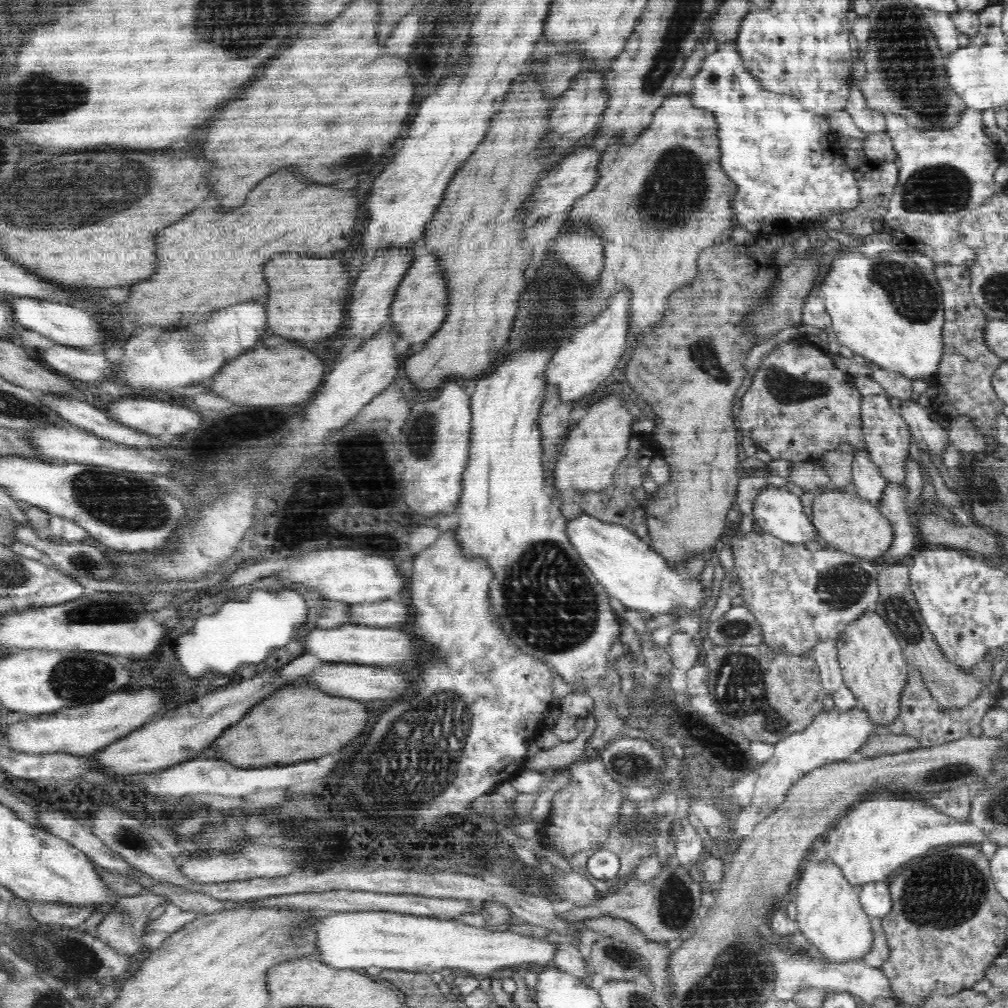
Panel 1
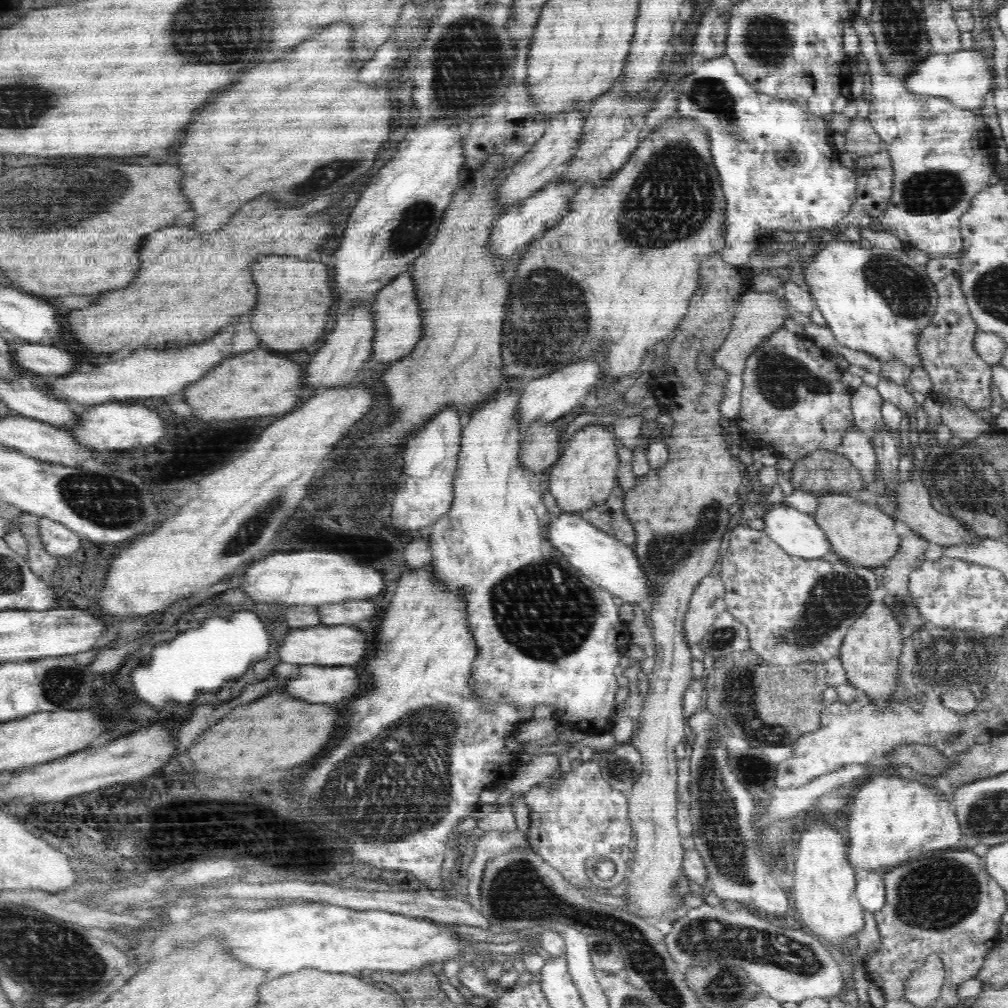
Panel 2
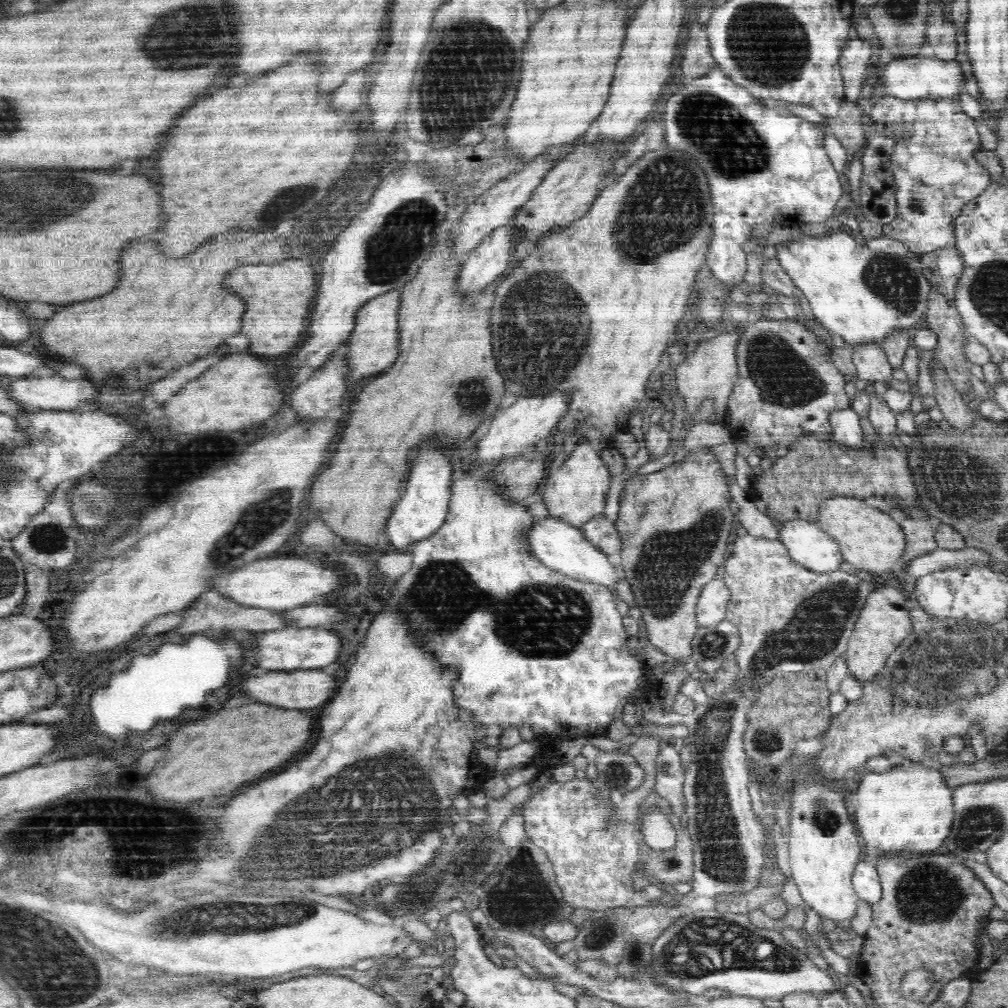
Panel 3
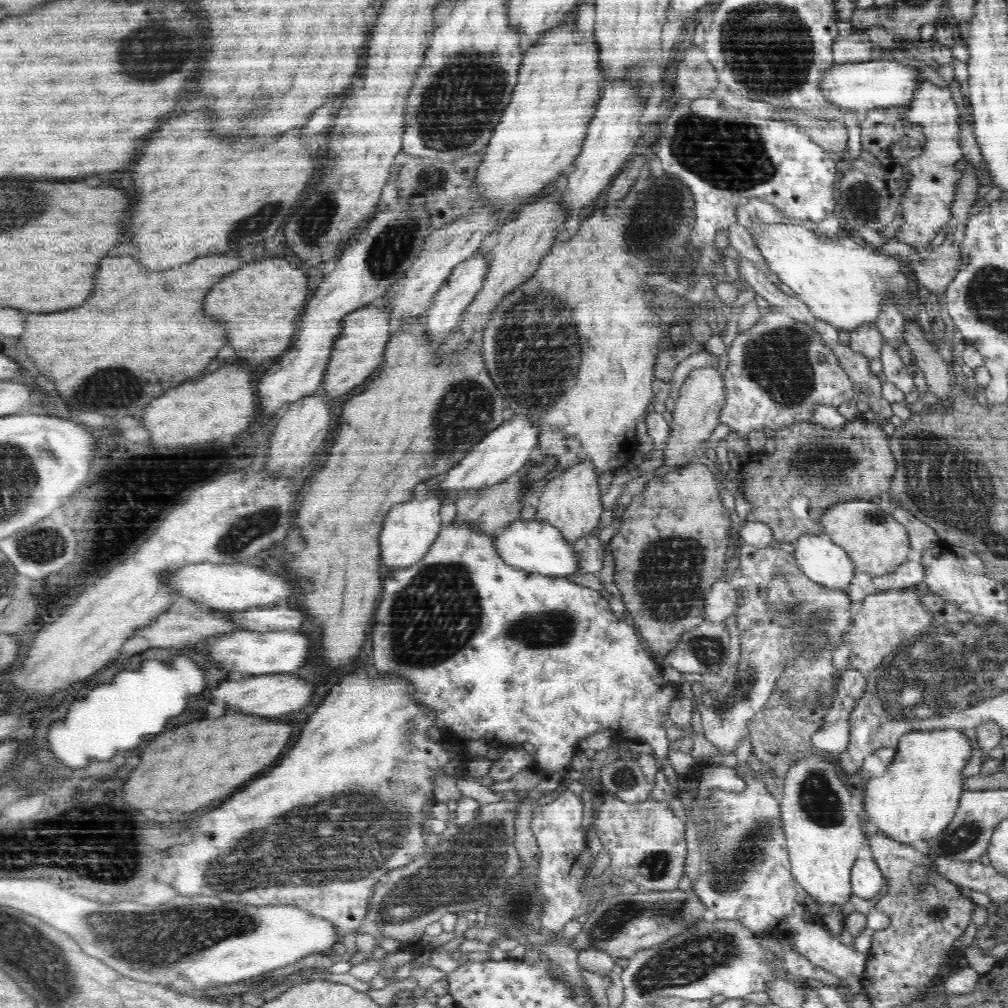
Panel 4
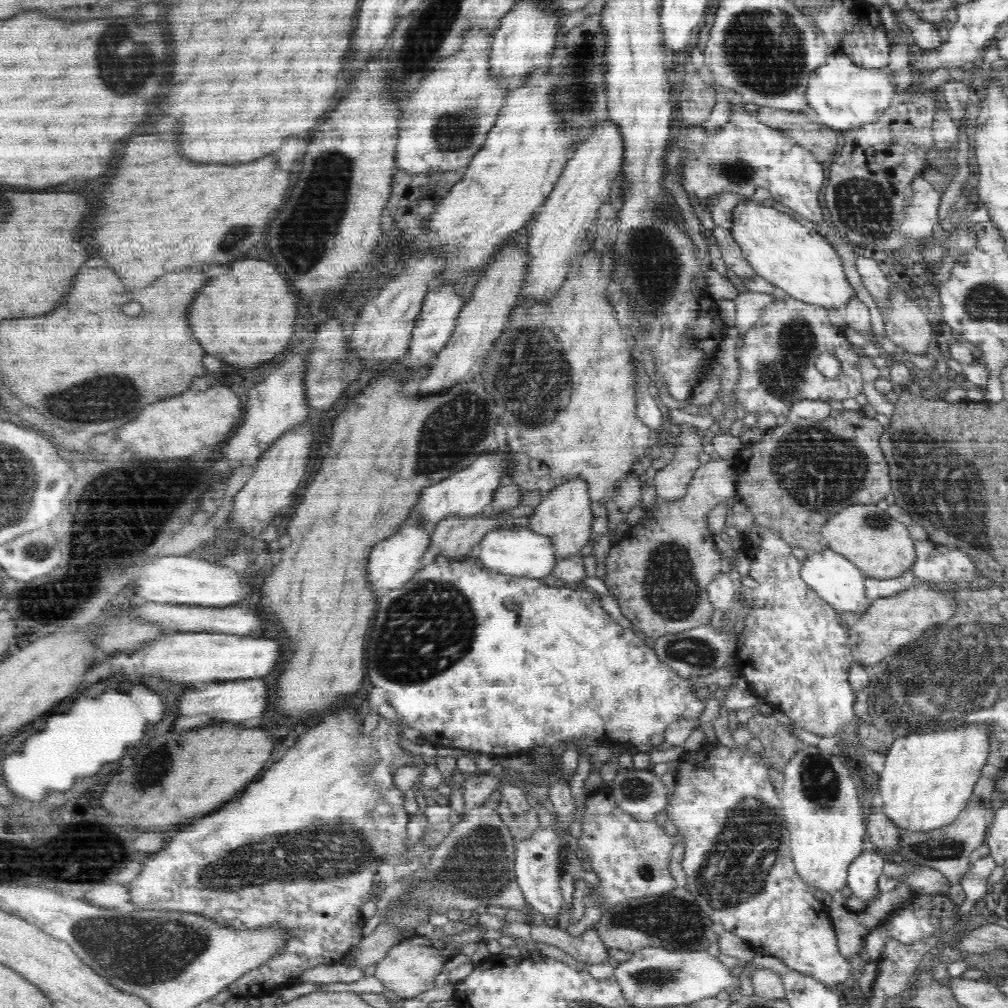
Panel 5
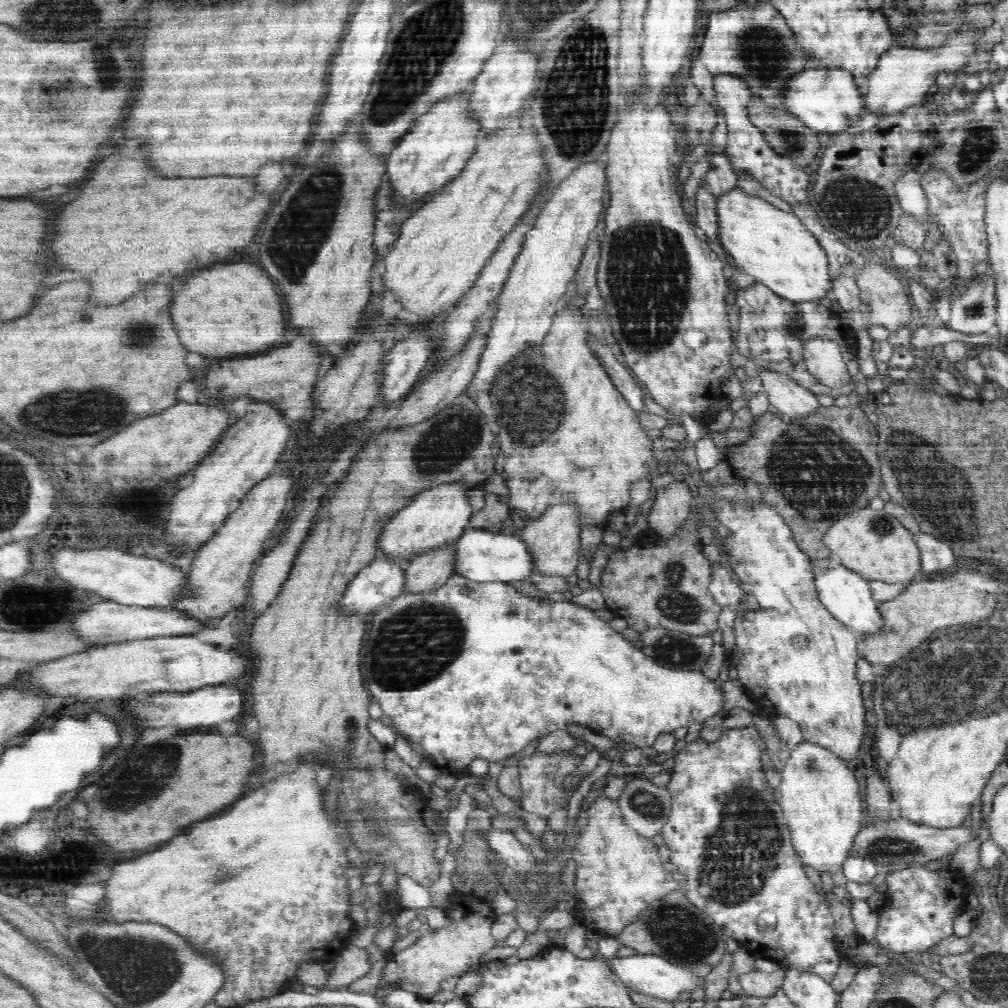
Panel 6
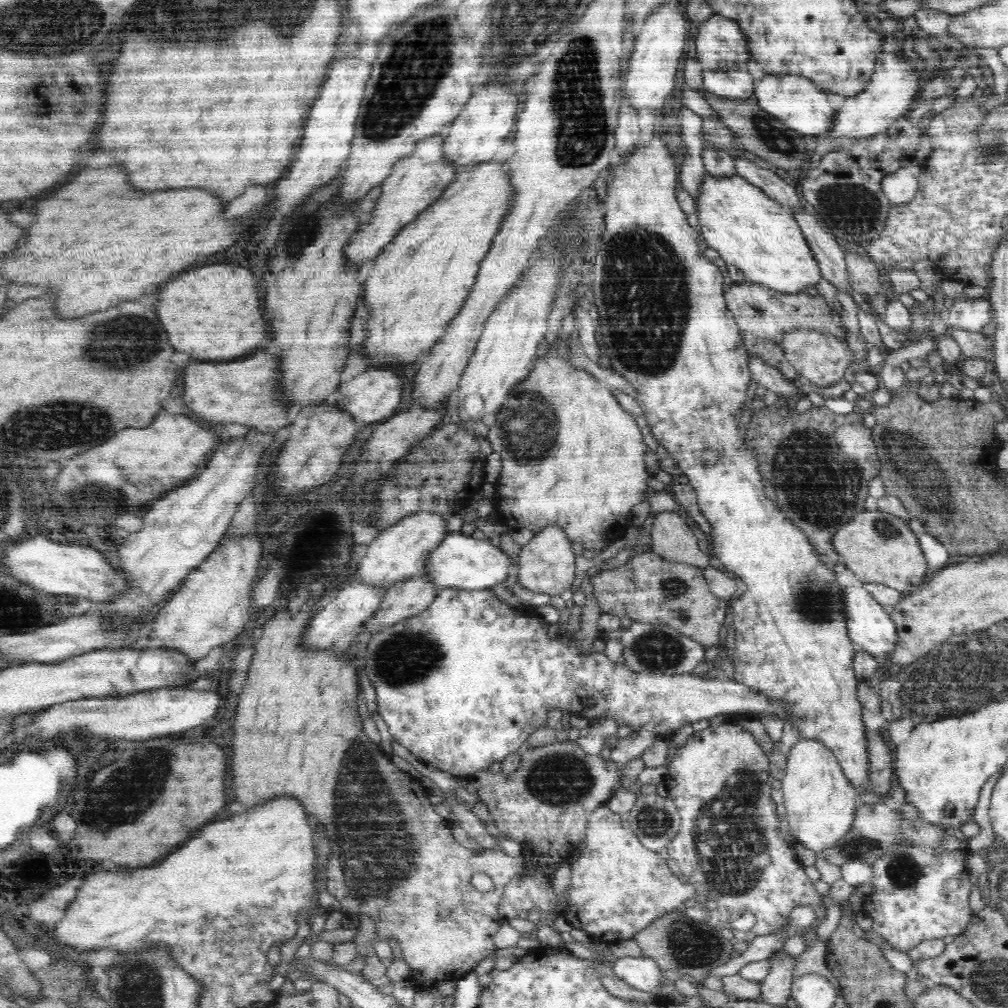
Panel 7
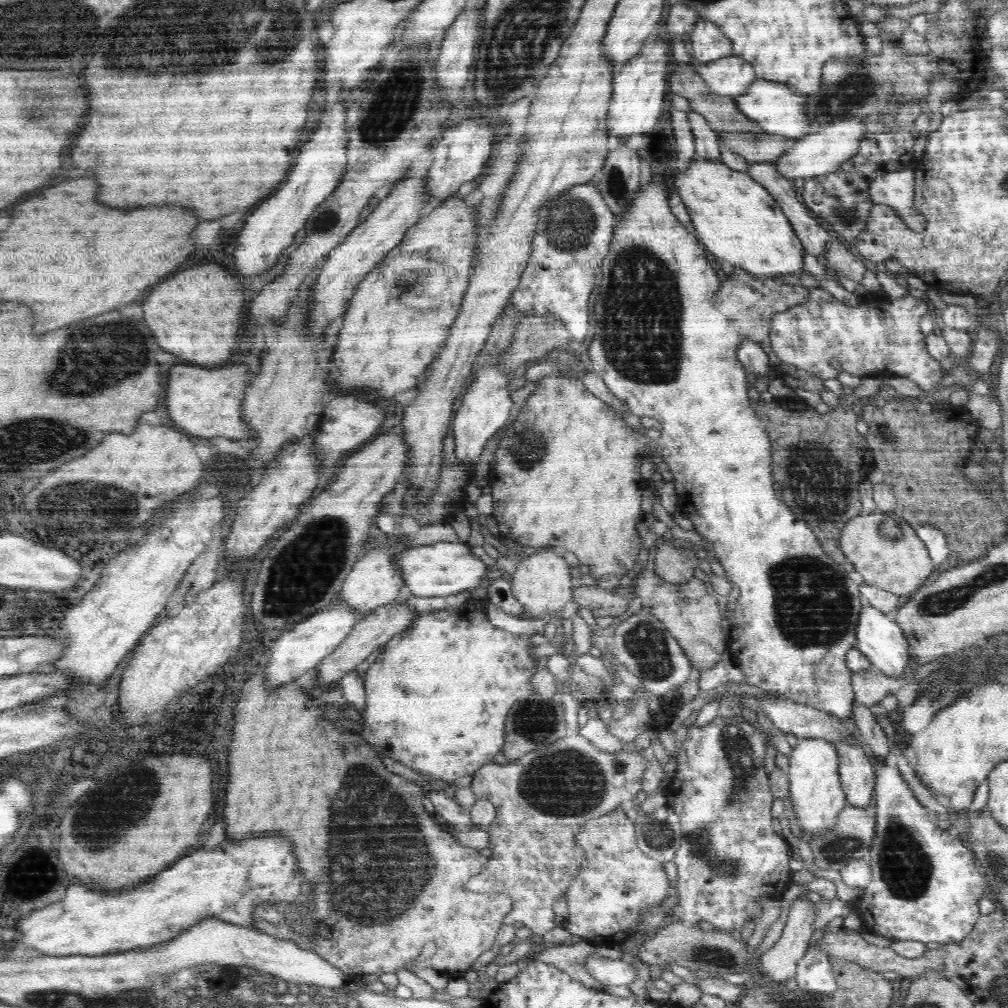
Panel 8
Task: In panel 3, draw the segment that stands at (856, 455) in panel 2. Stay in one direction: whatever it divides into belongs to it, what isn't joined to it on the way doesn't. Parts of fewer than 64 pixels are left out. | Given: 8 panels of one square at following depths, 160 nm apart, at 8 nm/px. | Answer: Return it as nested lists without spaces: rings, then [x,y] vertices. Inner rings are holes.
[[[852,407],[844,410],[835,410],[830,414],[832,427],[832,439],[841,445],[846,445],[852,449],[863,449],[866,447],[860,417]]]

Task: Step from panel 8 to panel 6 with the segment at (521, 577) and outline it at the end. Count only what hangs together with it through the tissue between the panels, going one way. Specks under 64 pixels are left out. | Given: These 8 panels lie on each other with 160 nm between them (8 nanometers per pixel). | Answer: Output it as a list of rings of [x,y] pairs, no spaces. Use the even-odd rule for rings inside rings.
[[[560,503],[545,511],[540,518],[532,520],[521,530],[521,537],[531,548],[535,560],[534,572],[542,576],[572,576],[581,558],[580,544],[580,507],[576,503]]]

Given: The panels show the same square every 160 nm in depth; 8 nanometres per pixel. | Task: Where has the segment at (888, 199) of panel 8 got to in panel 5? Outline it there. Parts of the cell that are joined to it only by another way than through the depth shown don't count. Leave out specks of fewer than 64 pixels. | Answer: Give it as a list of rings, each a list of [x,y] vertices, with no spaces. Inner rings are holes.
[[[914,177],[910,187],[911,199],[900,222],[899,232],[906,238],[918,240],[928,236],[937,226],[944,222],[938,214],[940,195],[922,177]]]

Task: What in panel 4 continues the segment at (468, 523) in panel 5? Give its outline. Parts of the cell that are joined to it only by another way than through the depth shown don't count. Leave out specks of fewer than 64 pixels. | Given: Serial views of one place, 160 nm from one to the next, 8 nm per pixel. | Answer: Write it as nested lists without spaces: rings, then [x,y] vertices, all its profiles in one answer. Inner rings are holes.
[[[502,482],[482,491],[468,491],[456,500],[456,519],[476,524],[484,534],[502,530],[521,519],[520,488],[522,482]]]

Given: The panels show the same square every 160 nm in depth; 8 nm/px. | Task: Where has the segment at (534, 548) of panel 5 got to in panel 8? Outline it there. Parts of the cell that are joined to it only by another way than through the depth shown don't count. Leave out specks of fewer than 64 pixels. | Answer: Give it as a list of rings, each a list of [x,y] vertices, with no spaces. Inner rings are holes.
[[[434,542],[410,548],[399,555],[400,569],[407,589],[414,596],[448,596],[478,587],[486,574],[486,563],[474,557],[472,549],[460,542]]]

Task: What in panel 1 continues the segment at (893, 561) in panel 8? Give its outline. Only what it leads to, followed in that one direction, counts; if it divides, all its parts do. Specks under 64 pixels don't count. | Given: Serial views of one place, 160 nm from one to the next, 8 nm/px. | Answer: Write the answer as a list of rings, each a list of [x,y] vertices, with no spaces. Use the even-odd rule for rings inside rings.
[[[831,486],[818,496],[814,495],[812,508],[811,522],[819,539],[827,546],[874,563],[891,548],[894,538],[892,526],[868,500],[837,492]]]

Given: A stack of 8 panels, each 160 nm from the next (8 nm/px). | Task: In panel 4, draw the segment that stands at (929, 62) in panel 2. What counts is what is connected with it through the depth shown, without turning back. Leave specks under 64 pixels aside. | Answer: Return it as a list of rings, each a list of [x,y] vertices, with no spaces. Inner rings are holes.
[[[880,58],[861,63],[835,64],[823,80],[822,91],[827,101],[835,103],[843,114],[855,112],[864,118],[874,108],[908,105],[914,98],[915,90],[925,82],[916,79],[916,70],[912,66],[902,66],[897,61]]]

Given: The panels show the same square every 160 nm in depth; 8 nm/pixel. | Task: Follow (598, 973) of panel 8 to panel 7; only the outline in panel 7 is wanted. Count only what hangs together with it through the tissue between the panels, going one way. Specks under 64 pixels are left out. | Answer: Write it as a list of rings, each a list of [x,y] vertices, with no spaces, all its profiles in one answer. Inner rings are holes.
[[[646,955],[624,957],[612,964],[614,975],[629,986],[648,993],[654,993],[662,984],[662,972],[656,960]]]

